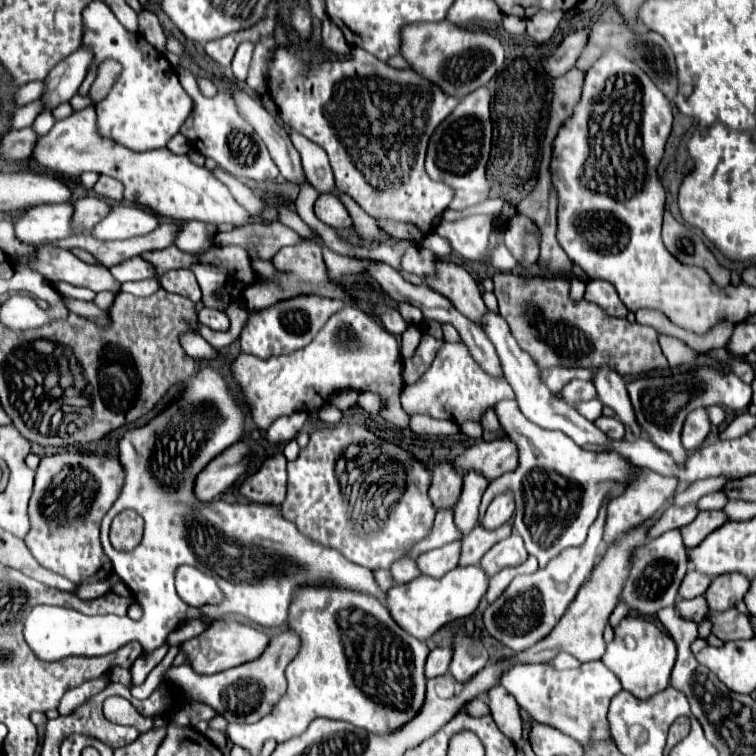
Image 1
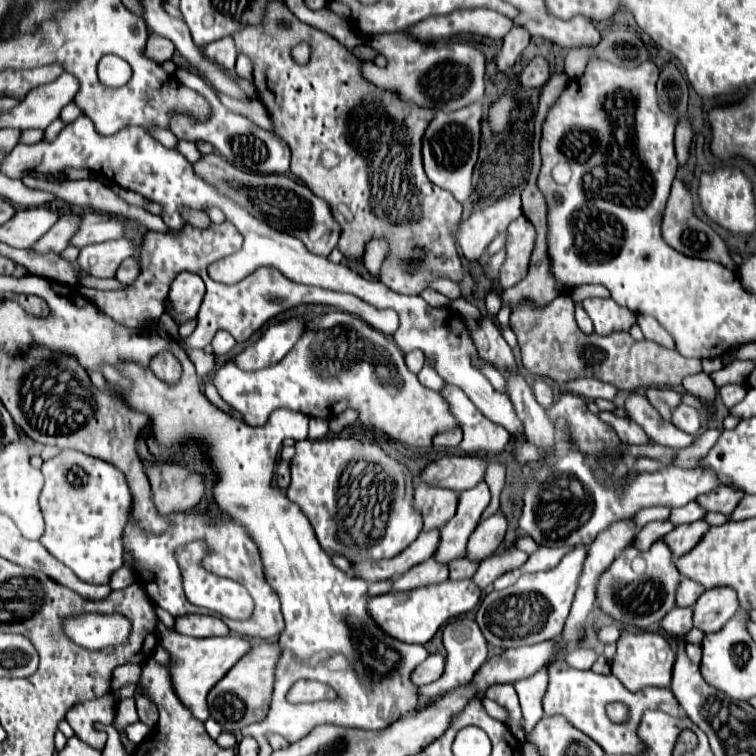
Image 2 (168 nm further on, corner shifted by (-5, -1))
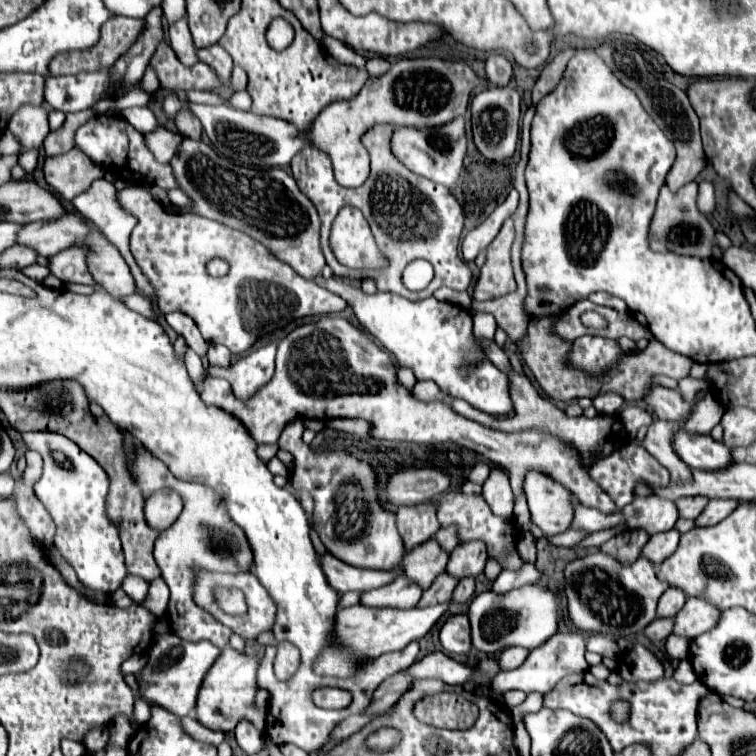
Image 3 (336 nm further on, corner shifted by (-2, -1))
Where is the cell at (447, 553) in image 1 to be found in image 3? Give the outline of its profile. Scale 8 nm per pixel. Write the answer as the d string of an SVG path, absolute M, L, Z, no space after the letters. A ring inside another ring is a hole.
M397 576L393 582L361 594L361 604L369 608L413 608L421 598L419 586L407 582L407 578Z

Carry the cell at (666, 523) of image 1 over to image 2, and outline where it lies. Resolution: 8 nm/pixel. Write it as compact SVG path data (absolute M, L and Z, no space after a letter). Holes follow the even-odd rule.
M670 520L650 522L650 524L646 524L646 526L638 532L638 538L636 538L634 546L638 546L638 550L648 550L658 538L666 536L670 530L674 530L674 524L672 524Z

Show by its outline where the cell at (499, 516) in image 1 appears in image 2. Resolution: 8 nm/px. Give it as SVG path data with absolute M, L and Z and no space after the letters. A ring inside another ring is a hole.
M496 512L492 516L484 518L470 536L466 556L482 560L482 558L488 558L490 554L494 554L504 542L506 528L508 528L508 522L502 512Z

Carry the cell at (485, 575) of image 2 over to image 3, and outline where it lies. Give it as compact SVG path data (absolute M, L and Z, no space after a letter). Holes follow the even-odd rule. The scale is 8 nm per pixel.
M463 578L463 580L459 580L459 584L457 584L451 600L453 600L455 604L463 604L463 602L471 600L473 592L475 592L475 580L473 580L473 578Z

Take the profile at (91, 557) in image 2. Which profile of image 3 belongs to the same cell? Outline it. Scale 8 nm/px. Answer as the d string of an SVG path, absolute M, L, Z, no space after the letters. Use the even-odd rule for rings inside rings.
M31 430L21 432L21 438L29 450L37 450L43 458L43 476L35 484L35 496L43 502L47 512L57 524L55 546L63 558L75 568L83 586L95 592L113 594L121 588L127 568L121 550L119 530L105 514L105 496L109 490L105 470L83 452L73 440L59 432Z

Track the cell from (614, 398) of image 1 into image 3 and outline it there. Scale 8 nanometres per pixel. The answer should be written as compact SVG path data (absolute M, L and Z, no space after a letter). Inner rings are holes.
M685 430L675 434L675 452L695 470L723 470L733 464L731 450L711 436L691 436Z

